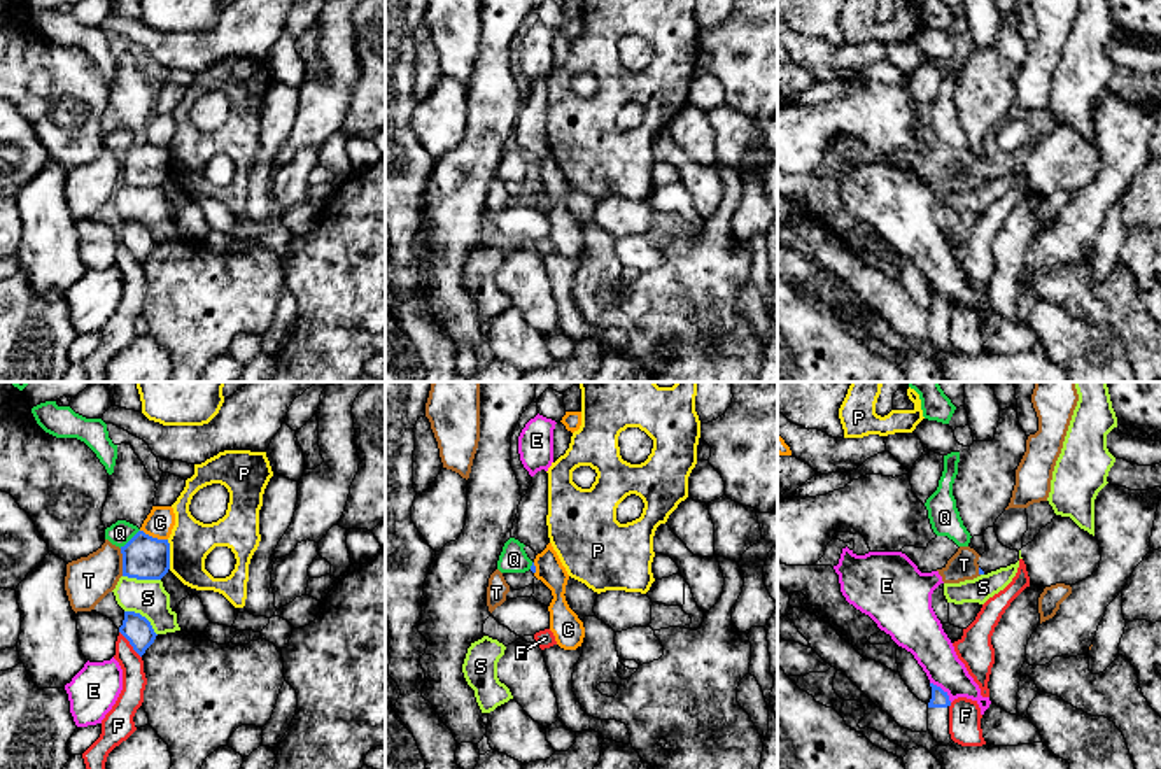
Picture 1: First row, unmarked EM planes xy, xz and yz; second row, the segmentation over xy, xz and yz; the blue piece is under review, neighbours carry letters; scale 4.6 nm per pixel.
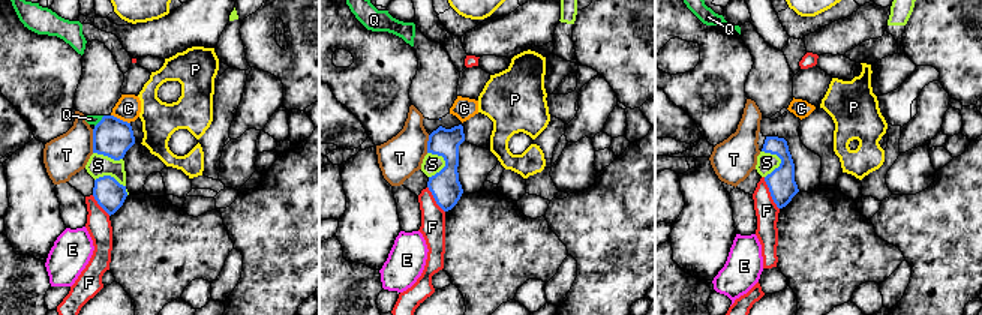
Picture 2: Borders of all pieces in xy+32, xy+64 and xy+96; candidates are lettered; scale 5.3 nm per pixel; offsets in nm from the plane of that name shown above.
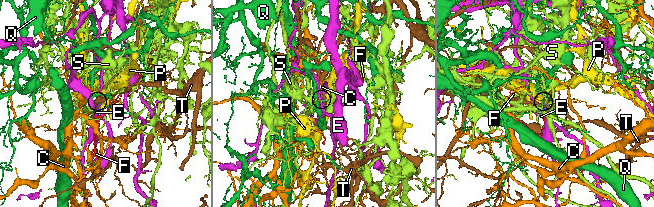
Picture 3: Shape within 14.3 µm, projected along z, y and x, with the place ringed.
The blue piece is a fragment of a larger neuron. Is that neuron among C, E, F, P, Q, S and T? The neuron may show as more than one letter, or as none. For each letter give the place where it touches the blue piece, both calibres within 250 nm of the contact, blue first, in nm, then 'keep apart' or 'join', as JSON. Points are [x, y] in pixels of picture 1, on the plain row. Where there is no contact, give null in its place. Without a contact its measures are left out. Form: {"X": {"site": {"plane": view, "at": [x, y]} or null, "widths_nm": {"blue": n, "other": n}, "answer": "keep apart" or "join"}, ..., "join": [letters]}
{"C": {"site": {"plane": "xy", "at": [154, 146]}, "widths_nm": {"blue": 200, "other": 130}, "answer": "keep apart"}, "E": {"site": {"plane": "yz", "at": [942, 298]}, "widths_nm": {"blue": 80, "other": 180}, "answer": "keep apart"}, "F": {"site": {"plane": "xy", "at": [130, 251]}, "widths_nm": {"blue": 140, "other": 110}, "answer": "keep apart"}, "P": {"site": {"plane": "xy", "at": [168, 162]}, "widths_nm": {"blue": 200, "other": 190}, "answer": "keep apart"}, "Q": {"site": {"plane": "xy", "at": [130, 148]}, "widths_nm": {"blue": 200, "other": 110}, "answer": "join"}, "S": {"site": {"plane": "xy", "at": [142, 186]}, "widths_nm": {"blue": 200, "other": 160}, "answer": "keep apart"}, "T": {"site": {"plane": "xy", "at": [123, 170]}, "widths_nm": {"blue": 200, "other": 220}, "answer": "keep apart"}, "join": ["Q"]}

